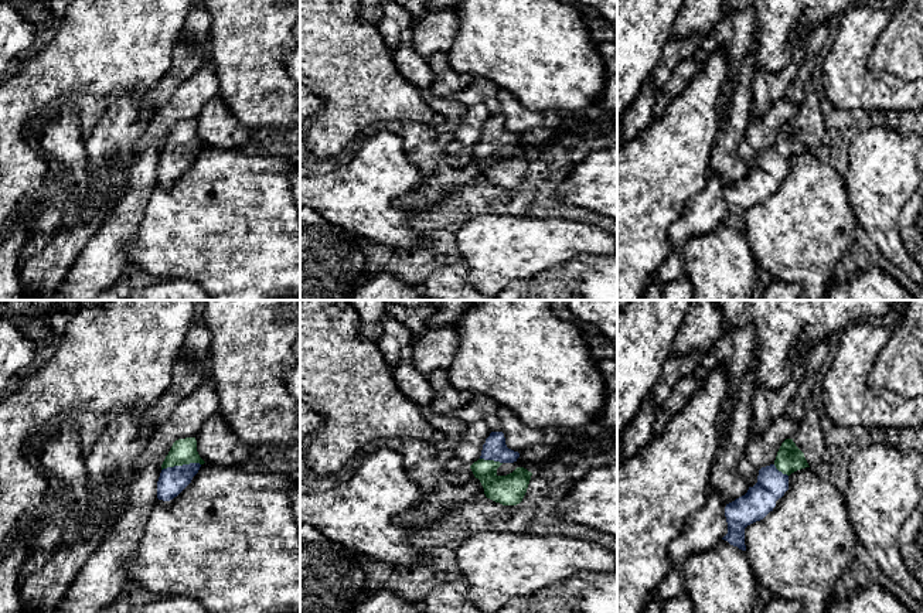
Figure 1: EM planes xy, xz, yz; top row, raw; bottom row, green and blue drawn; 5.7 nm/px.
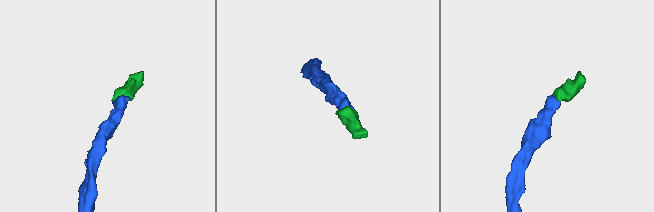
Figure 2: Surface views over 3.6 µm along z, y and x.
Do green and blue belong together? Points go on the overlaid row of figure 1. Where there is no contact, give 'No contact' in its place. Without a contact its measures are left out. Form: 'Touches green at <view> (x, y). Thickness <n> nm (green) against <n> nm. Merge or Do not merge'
Touches green at xy (180, 465). Thickness 140 nm (green) against 160 nm. Merge

